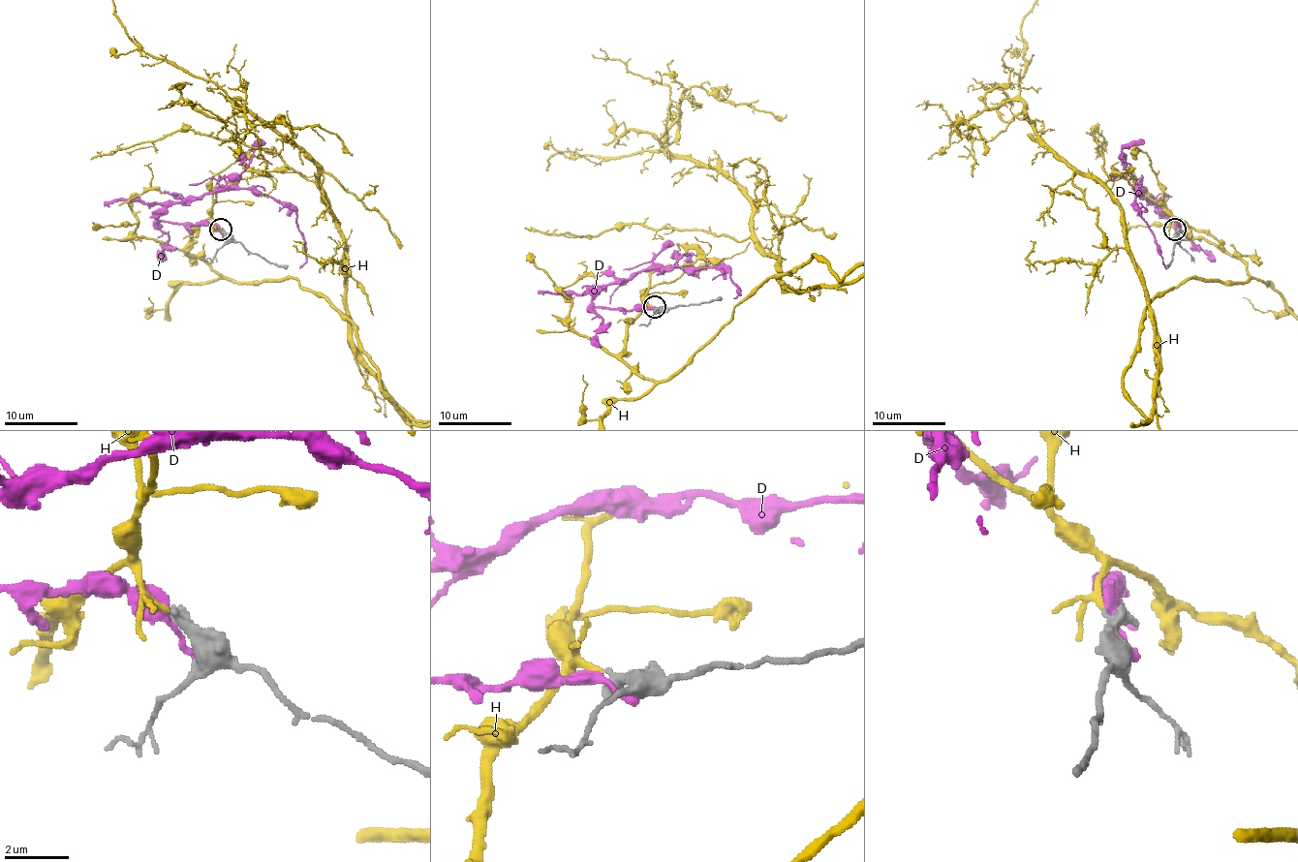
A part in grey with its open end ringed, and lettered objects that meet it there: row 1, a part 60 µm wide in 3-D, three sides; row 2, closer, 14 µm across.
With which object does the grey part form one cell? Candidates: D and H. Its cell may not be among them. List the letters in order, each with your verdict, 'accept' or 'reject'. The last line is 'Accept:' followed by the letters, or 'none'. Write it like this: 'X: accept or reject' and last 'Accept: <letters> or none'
D: reject
H: accept
Accept: H

